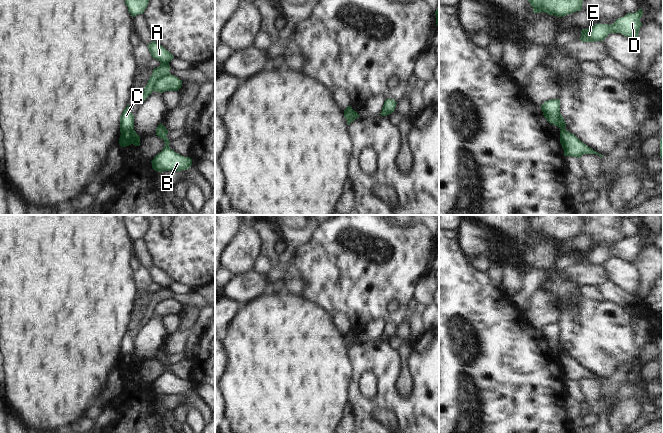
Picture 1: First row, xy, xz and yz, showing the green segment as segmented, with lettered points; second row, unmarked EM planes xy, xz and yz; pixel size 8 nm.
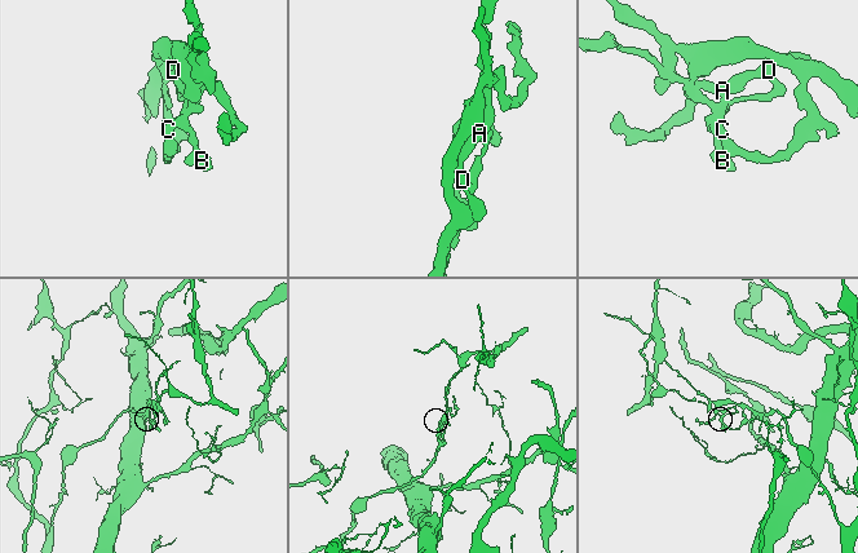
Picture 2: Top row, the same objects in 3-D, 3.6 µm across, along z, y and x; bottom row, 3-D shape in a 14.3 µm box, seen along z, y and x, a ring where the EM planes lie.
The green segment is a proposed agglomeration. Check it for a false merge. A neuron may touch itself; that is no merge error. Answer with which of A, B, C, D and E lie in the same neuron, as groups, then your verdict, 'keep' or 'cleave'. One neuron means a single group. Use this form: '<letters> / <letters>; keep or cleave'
A C D E / B; cleave

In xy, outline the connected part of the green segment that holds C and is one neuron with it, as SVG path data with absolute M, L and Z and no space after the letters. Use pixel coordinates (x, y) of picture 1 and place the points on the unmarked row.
M129 329L124 333L120 341L120 356L124 357L134 353L134 339L131 337Z

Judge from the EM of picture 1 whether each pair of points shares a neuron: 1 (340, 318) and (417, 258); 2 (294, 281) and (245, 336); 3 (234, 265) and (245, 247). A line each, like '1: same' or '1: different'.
1: different
2: different
3: same

